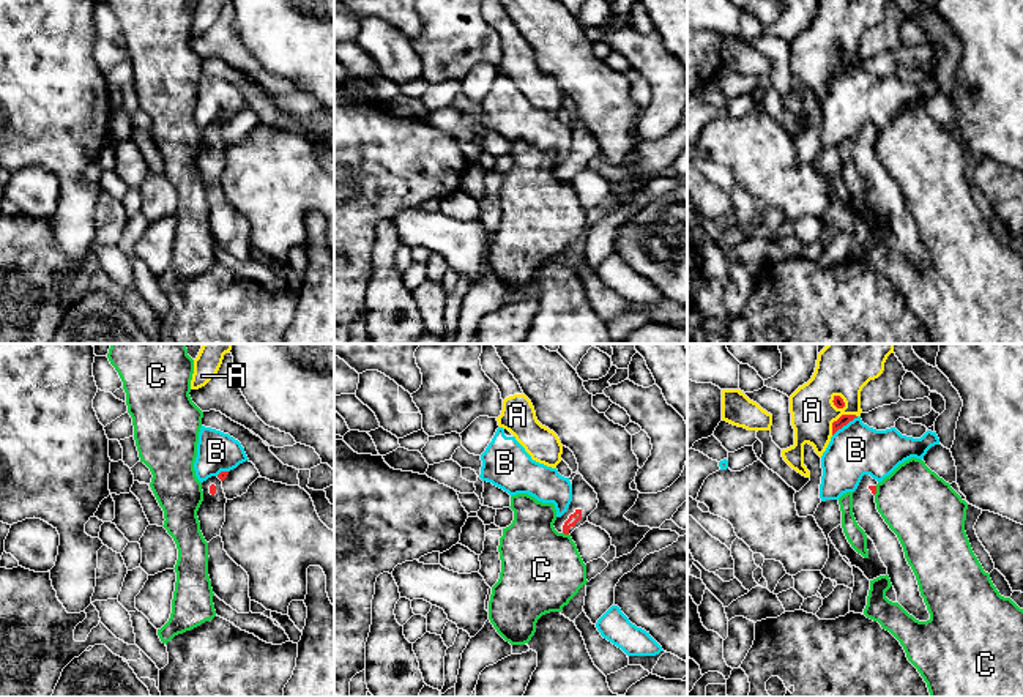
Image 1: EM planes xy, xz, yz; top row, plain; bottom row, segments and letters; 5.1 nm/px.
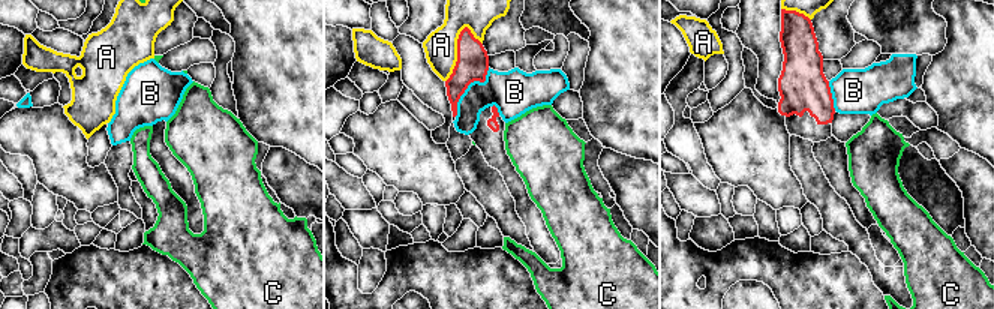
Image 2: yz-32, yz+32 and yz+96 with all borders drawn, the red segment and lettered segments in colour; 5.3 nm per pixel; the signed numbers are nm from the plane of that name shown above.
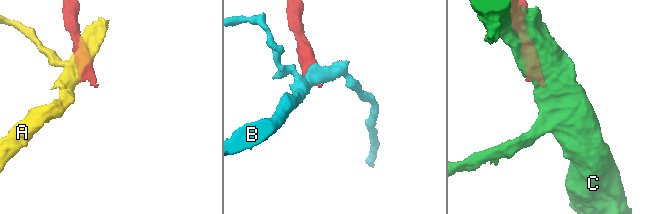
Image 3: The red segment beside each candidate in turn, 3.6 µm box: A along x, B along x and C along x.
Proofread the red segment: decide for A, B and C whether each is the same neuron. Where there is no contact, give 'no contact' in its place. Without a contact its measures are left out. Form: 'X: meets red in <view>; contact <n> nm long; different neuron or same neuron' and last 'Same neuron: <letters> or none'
A: meets red in yz; contact 170 nm long; different neuron
B: meets red in yz; contact 170 nm long; different neuron
C: meets red in xz; contact 40 nm long; different neuron
Same neuron: none

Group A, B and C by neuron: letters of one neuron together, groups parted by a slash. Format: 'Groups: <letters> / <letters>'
Groups: A / B / C

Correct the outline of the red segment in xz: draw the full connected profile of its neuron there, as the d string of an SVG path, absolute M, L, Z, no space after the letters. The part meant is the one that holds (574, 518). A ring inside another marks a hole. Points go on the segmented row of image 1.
M575 475L572 479L572 501L567 511L556 517L553 527L558 533L571 535L575 528L588 522L588 516L597 508L597 494L583 479L582 475Z

